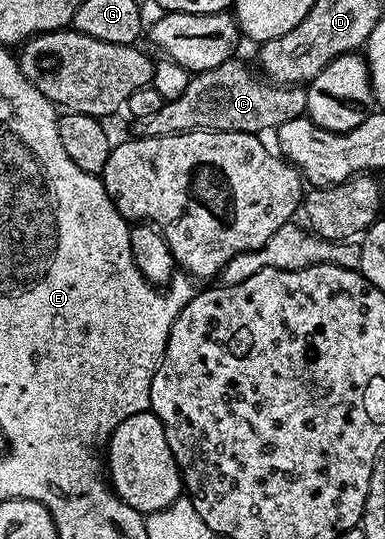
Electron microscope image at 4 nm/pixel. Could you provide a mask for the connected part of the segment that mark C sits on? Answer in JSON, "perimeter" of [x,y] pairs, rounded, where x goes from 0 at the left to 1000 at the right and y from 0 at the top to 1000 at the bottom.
{"perimeter":[[[605,106],[584,119],[564,119],[564,126],[551,130],[499,135],[491,156],[470,178],[431,184],[410,208],[348,221],[348,254],[405,256],[442,249],[478,249],[494,241],[603,241],[605,245],[681,250],[683,241],[722,243],[730,230],[743,230],[748,223],[771,223],[795,213],[797,171],[787,160],[740,160],[722,152],[706,152],[701,145],[660,128],[652,132],[636,117],[621,113],[618,106]]]}

